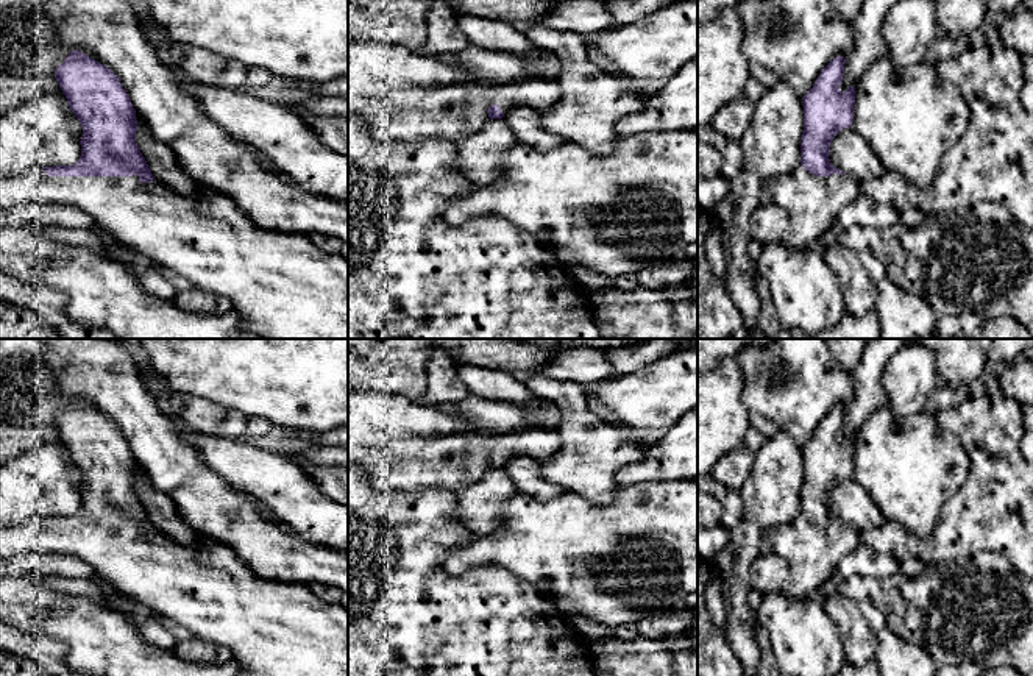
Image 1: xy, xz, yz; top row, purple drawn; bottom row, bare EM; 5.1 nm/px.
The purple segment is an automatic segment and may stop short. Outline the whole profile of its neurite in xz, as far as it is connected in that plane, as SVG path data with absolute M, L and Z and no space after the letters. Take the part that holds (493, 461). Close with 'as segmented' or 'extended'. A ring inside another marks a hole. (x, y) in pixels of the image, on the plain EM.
M348 392L348 467L362 465L376 487L456 493L492 468L518 457L546 461L560 448L556 428L487 434L423 401Z | extended

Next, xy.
M73 400L55 418L55 428L81 473L81 507L73 515L34 515L19 526L0 526L2 559L39 550L76 556L89 564L95 576L105 579L120 600L145 606L153 614L187 628L193 637L226 646L233 659L243 667L245 676L348 676L348 609L340 601L323 601L304 584L264 579L229 546L204 534L198 534L189 545L162 534L151 525L136 493L136 459L120 428L106 415Z | extended

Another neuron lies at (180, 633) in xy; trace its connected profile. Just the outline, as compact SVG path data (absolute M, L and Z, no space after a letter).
M151 612L151 615L158 617L162 621L162 624L176 639L176 642L184 642L184 640L189 640L193 637L193 634L187 628L176 624L175 621L169 620L169 618L162 618L153 612Z

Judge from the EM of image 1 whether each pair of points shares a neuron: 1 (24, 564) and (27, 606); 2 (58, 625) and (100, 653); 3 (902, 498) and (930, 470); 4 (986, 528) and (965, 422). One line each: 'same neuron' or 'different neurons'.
1: different neurons
2: same neuron
3: same neuron
4: same neuron

